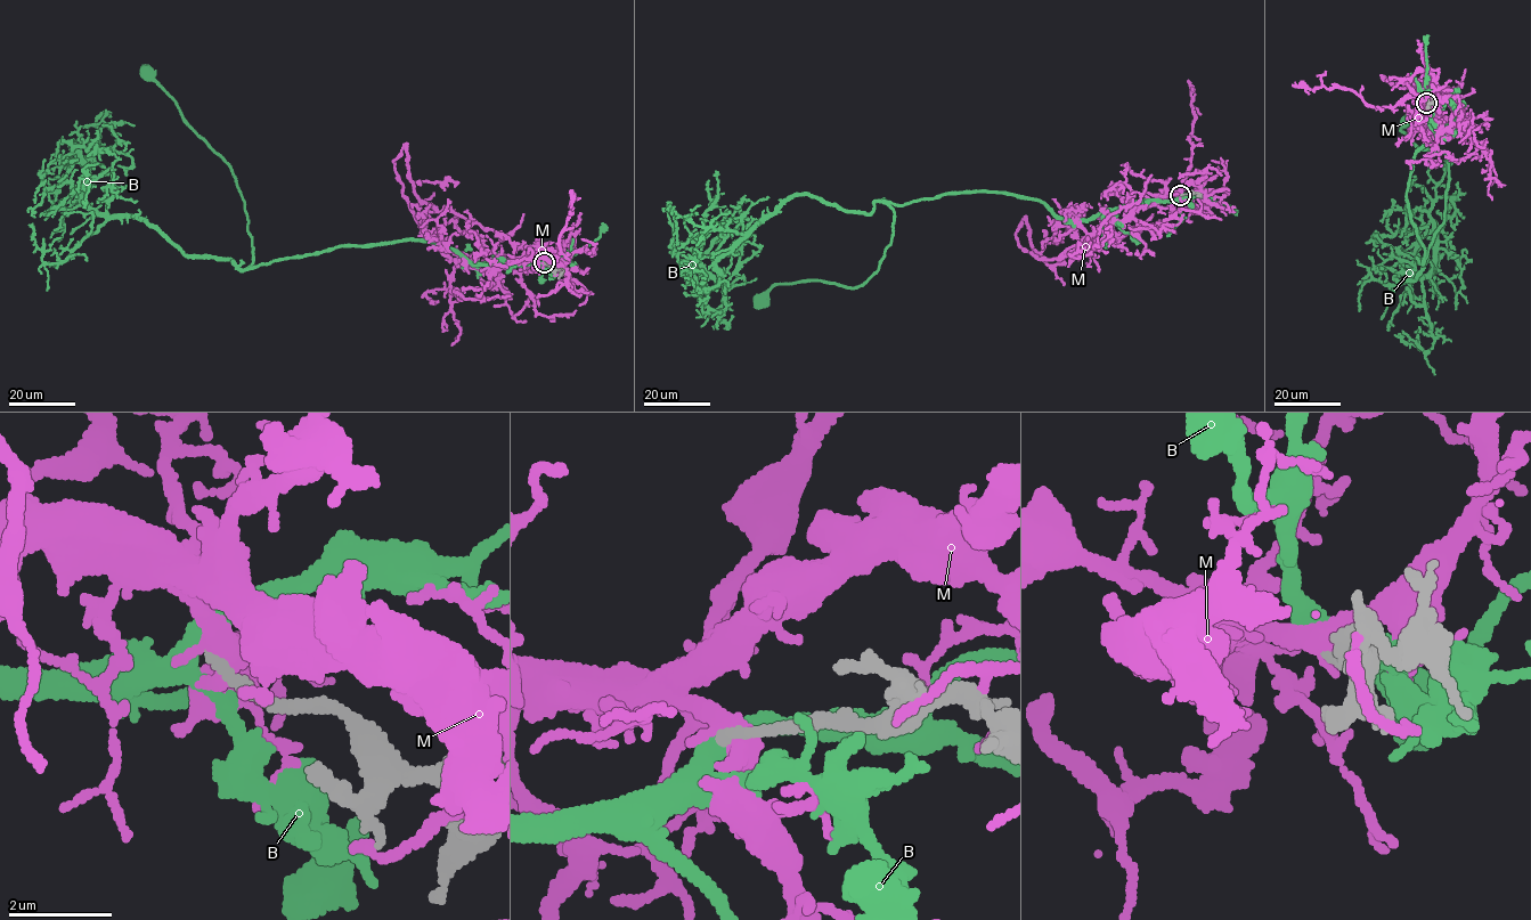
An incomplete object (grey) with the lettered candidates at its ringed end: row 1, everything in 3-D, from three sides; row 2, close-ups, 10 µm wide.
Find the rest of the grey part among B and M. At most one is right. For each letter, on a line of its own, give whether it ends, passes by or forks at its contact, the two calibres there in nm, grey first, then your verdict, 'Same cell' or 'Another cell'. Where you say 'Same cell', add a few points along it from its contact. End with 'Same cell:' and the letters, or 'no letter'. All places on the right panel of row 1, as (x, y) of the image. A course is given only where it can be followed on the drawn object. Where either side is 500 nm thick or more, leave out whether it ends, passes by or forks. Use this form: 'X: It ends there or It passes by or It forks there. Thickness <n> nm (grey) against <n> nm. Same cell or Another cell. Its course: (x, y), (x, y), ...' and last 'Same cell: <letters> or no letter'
B: It passes by. Thickness 220 nm (grey) against 440 nm. Another cell
M: It forks there. Thickness 240 nm (grey) against 380 nm. Another cell
Same cell: no letter

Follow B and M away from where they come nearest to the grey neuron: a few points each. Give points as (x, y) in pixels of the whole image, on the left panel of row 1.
B: (544, 261), (469, 262), (418, 239), (344, 244), (245, 269), (253, 260), (252, 236), (231, 168), (146, 73)
M: (545, 263), (487, 270), (436, 246), (392, 161), (407, 145), (413, 189), (438, 211), (504, 235), (523, 213)

